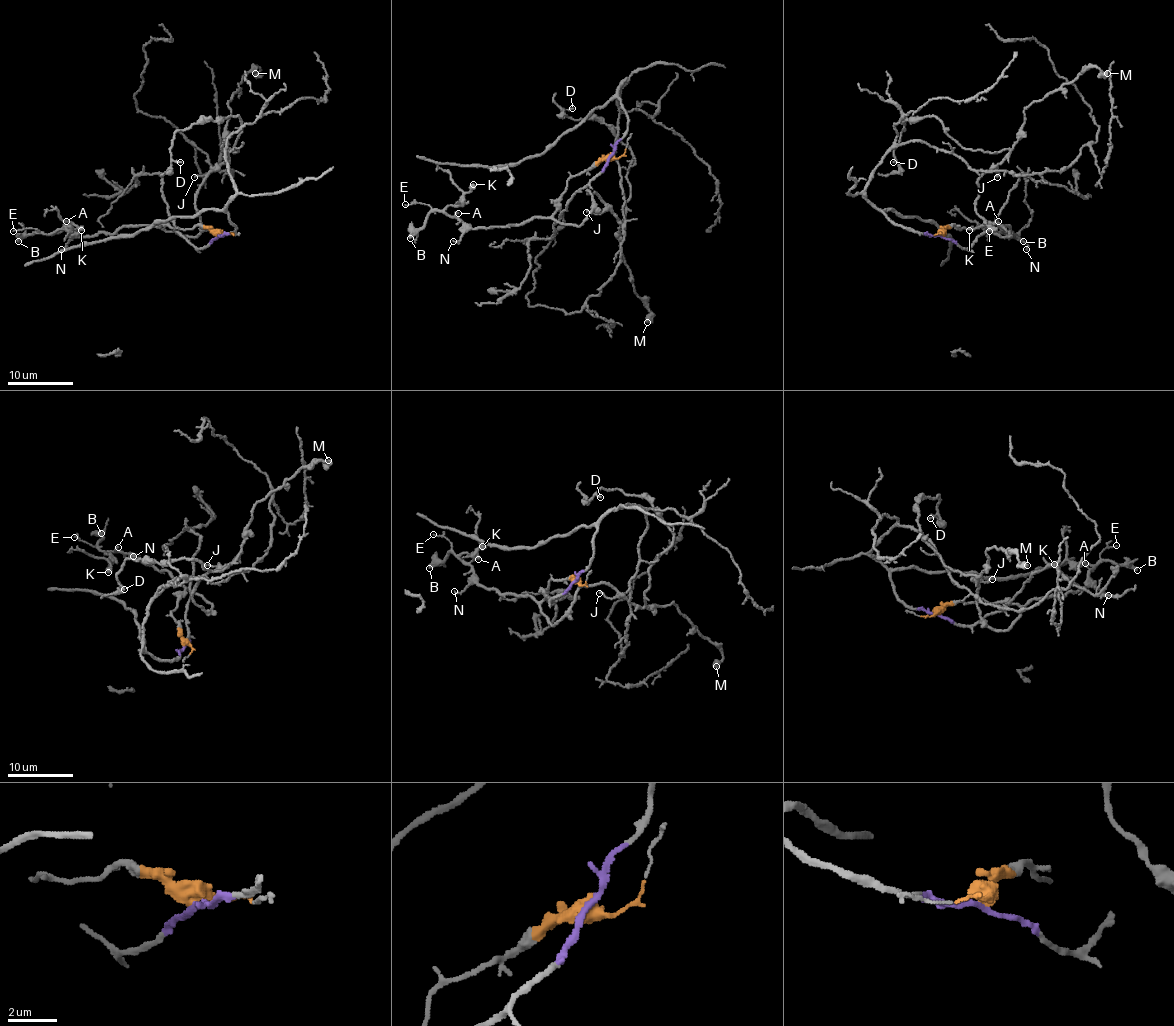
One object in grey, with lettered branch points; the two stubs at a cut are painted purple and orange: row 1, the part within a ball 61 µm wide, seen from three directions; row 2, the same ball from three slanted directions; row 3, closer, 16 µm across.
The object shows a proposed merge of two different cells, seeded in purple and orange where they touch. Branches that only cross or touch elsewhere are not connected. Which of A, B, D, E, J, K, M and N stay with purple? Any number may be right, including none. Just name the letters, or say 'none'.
none

